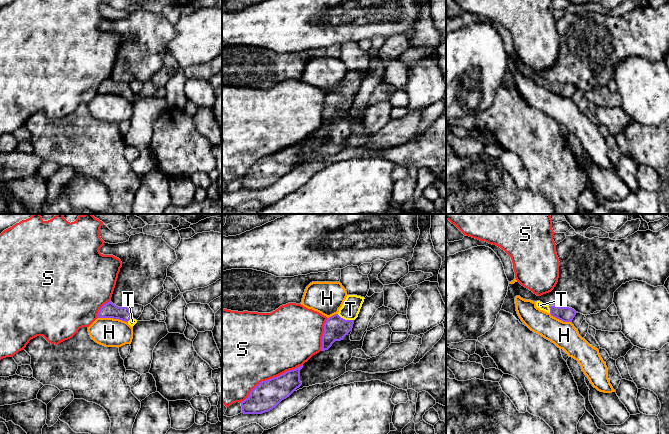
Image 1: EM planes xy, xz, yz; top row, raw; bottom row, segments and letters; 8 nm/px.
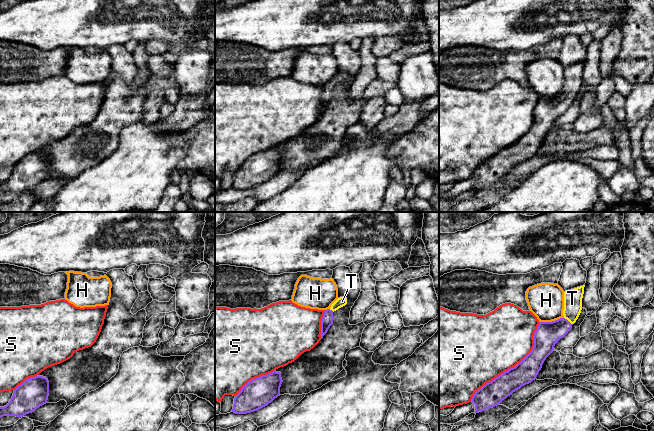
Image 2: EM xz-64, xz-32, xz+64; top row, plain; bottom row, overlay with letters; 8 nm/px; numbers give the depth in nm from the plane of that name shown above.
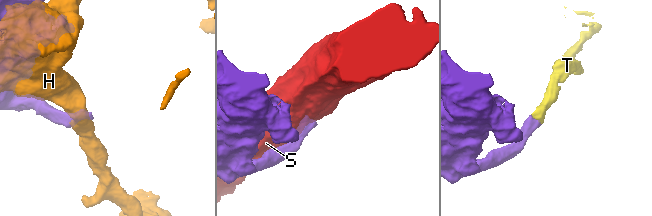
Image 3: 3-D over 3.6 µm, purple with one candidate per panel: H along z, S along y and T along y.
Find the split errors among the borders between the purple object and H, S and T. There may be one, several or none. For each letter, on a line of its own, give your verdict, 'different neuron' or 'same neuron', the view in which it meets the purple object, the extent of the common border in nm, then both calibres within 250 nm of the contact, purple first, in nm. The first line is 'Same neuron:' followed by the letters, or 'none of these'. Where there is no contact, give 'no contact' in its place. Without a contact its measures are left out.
Same neuron: T
H: different neuron; contact in xy; length 240 nm; calibres 130 and 240 nm
S: different neuron; contact in xz; length 600 nm; calibres 220 and 500 nm
T: same neuron; contact in xz; length 140 nm; calibres 190 and 150 nm

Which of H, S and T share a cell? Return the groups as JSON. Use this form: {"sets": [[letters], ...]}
{"sets": [["H"], ["S"], ["T"]]}

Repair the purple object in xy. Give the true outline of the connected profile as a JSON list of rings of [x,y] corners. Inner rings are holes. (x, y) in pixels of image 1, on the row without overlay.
[[[111,77],[100,84],[97,92],[98,94],[119,95],[127,98],[131,103],[137,99],[137,96],[131,92],[129,83],[118,83]]]

